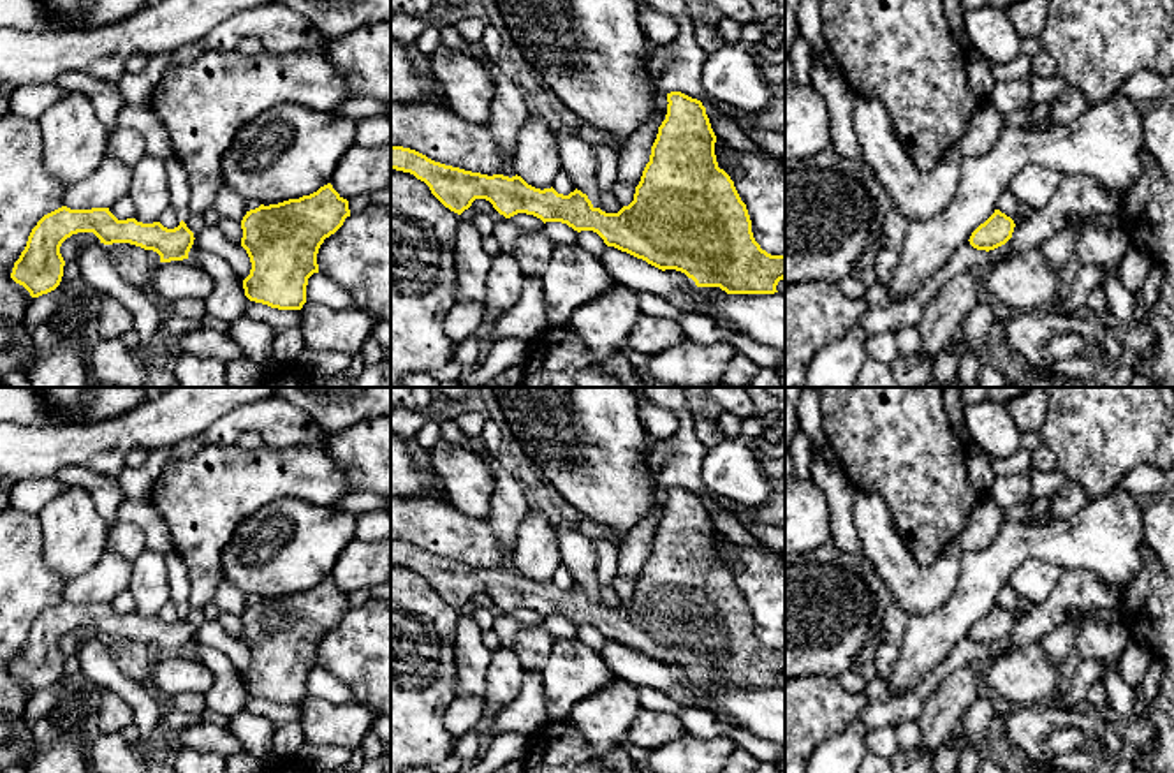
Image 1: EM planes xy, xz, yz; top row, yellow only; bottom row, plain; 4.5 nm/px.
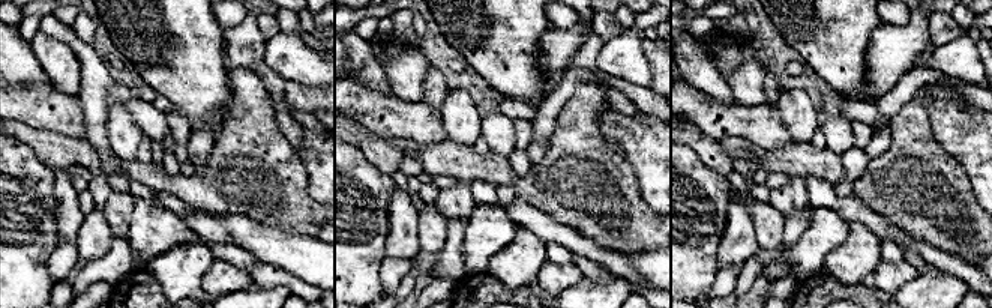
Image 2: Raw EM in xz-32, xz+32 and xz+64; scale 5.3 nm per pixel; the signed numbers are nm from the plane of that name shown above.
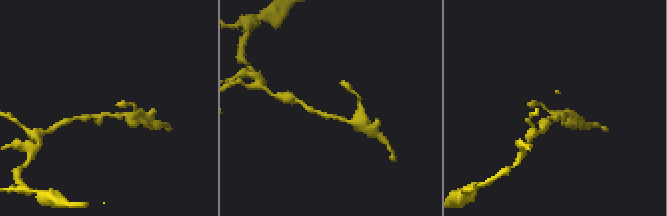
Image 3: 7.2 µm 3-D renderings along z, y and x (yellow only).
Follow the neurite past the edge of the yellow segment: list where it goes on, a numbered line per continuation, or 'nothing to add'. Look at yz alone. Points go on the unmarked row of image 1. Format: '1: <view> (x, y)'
nothing to add

